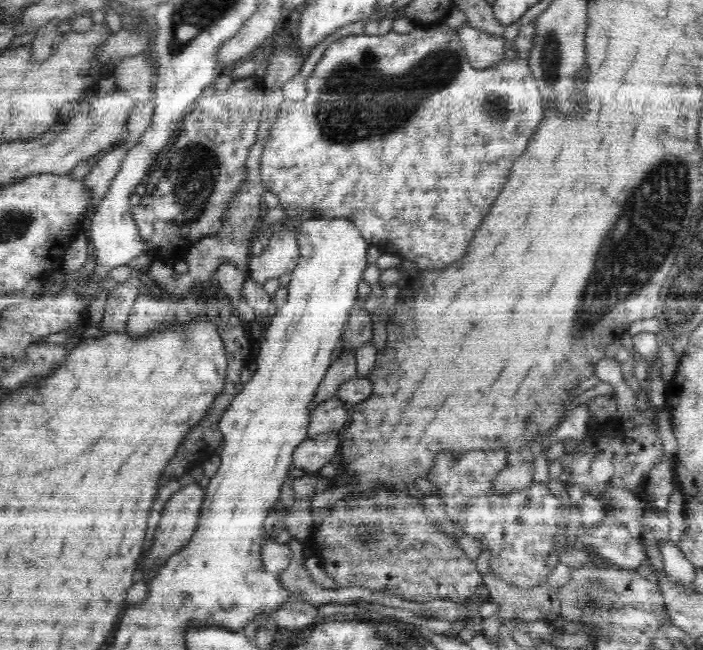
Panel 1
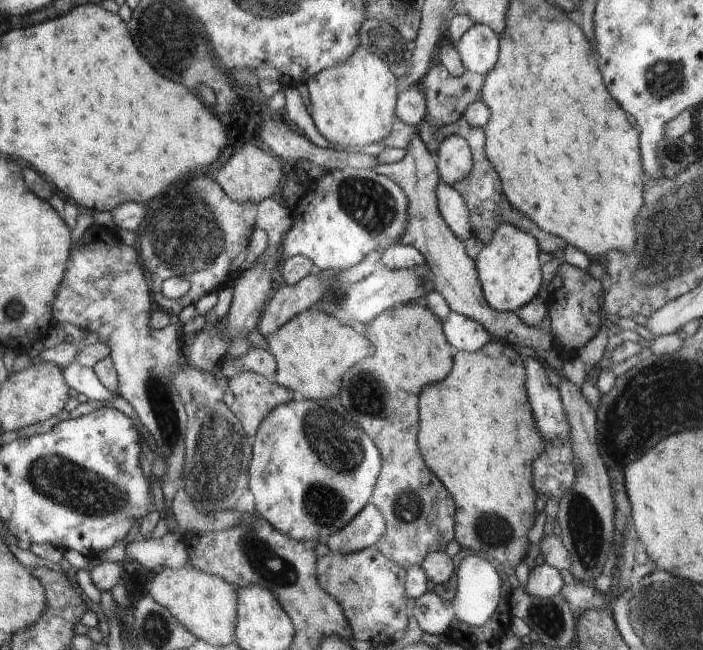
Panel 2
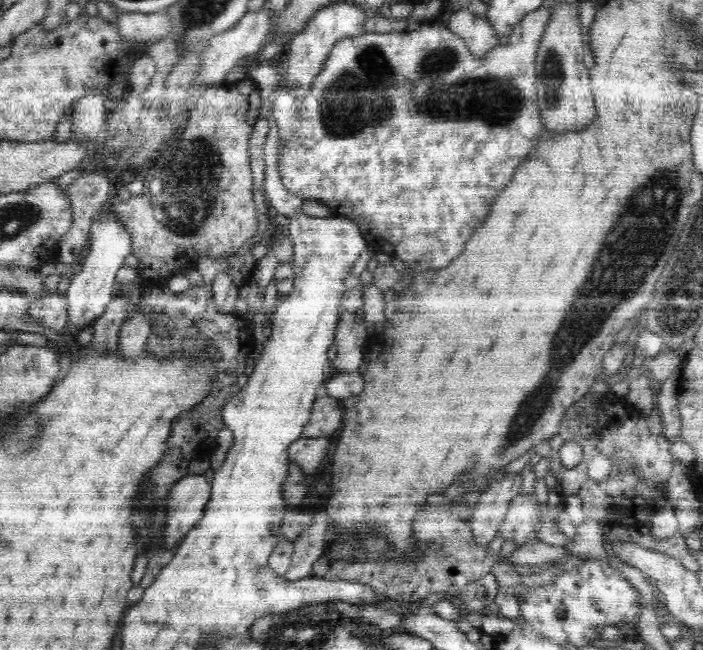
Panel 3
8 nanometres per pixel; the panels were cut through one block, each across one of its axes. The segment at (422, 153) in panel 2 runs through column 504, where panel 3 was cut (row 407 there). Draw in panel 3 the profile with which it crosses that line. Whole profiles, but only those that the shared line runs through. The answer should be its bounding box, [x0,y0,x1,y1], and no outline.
[302,396,343,438]

